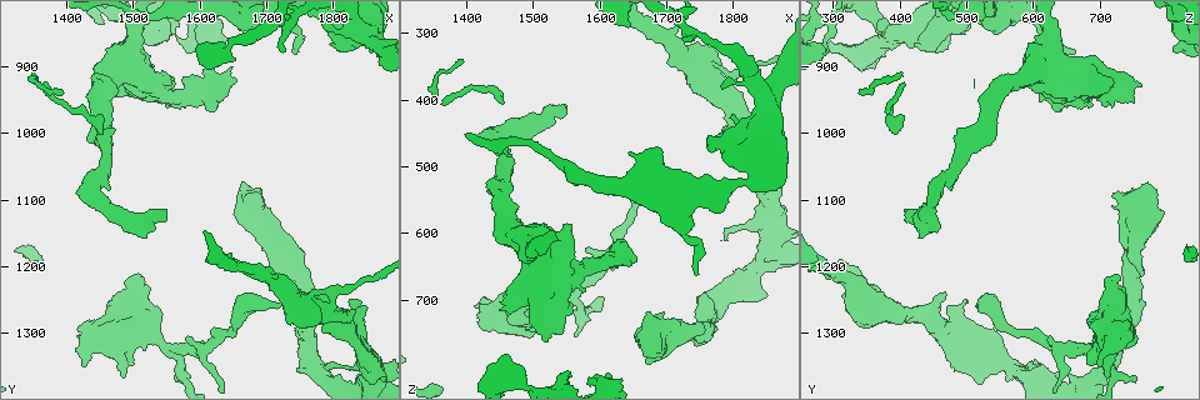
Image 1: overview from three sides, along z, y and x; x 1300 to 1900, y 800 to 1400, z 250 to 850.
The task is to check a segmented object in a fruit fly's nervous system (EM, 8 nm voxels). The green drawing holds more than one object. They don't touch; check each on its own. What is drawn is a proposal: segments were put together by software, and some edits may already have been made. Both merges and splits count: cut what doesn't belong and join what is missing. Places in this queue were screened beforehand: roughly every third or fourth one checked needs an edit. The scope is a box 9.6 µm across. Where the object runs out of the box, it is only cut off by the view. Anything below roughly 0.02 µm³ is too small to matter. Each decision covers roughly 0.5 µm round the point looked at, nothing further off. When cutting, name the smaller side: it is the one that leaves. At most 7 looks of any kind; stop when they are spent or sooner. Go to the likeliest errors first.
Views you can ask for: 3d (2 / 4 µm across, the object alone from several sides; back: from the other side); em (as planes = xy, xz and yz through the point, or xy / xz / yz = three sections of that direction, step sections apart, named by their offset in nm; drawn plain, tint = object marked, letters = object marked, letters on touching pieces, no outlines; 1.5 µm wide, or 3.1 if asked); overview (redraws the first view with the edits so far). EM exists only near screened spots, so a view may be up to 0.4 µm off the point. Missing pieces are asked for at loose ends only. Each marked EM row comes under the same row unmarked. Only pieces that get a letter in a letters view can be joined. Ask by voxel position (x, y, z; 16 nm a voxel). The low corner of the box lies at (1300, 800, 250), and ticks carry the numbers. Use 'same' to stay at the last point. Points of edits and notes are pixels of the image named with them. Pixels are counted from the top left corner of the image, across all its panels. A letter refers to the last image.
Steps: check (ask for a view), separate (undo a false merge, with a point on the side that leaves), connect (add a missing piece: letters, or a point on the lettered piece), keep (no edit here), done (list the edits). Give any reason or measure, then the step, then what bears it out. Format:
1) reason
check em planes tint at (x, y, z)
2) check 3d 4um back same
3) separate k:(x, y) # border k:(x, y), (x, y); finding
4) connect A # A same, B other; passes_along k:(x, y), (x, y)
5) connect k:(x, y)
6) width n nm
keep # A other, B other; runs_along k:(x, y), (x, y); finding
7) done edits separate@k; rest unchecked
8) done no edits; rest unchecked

thick end
check 3d 2um at (1545, 1135, 405)

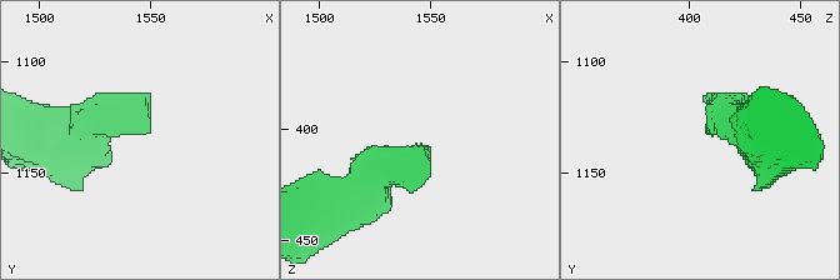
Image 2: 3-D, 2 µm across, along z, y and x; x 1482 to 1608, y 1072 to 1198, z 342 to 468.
now the EM
check em planes letters at (1547, 1131, 407)

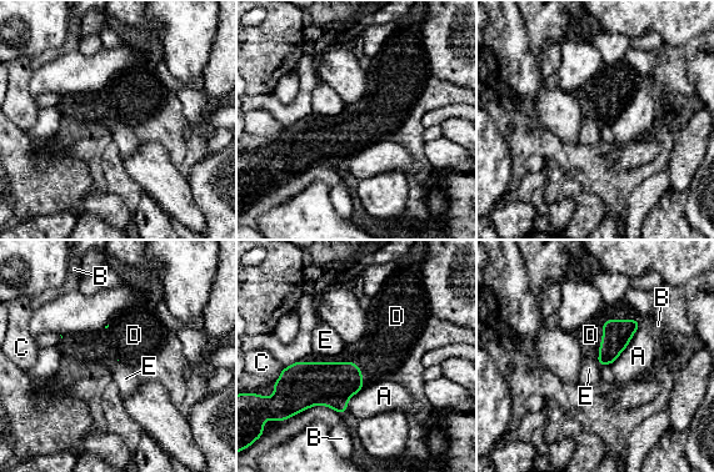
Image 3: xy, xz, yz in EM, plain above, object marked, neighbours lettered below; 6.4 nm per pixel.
connect D # A other, B other, C other, D same, E other; the cell continues

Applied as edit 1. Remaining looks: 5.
arms part here
check 3d 2um back at (1780, 1355, 710)

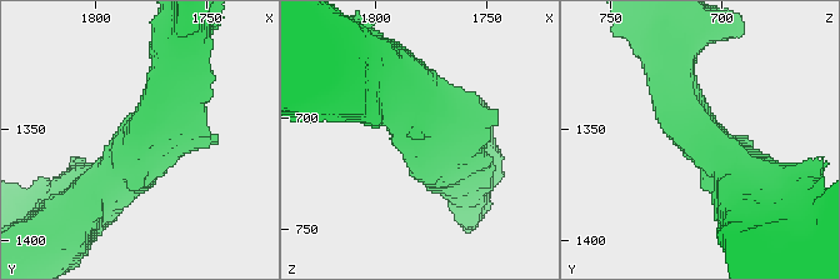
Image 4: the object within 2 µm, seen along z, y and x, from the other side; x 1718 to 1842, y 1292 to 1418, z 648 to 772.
shape alone is not enough
check em yz step 8 letters at (1779, 1353, 710)

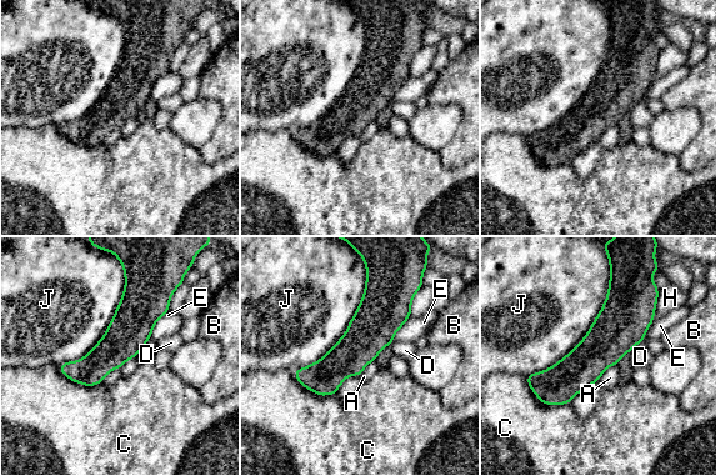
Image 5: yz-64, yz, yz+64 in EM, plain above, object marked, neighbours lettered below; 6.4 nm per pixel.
longest_contact J 850 nm
keep # A other, B other, C other, D other, E other, H other, J other; runs_along 5:(615, 285), (615, 330), (545, 400); continuous, no second cell

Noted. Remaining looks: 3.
stops while still wide
check 3d 4um at (1465, 915, 720)

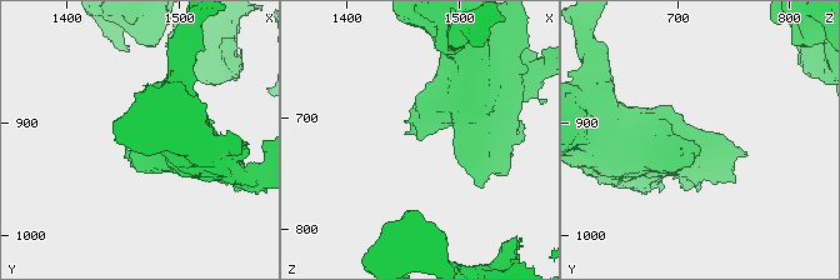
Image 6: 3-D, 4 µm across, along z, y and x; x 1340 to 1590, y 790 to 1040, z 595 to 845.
check em xy step 4 tint at (1462, 920, 718)

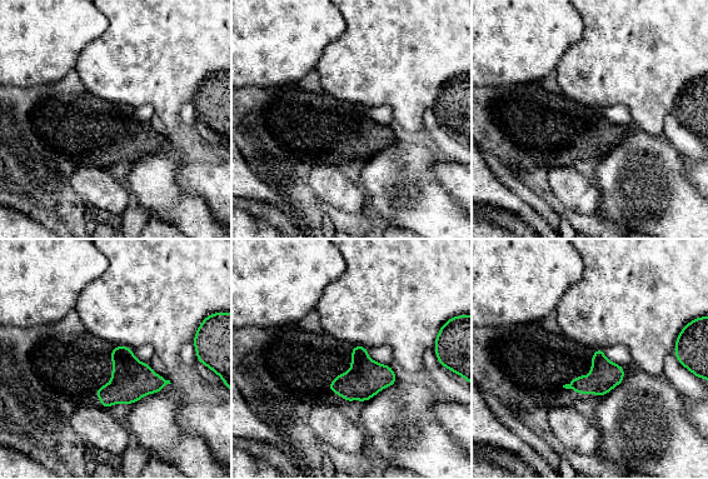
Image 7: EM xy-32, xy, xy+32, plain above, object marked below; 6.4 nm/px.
see the neighbours
check em xy step 4 letters same

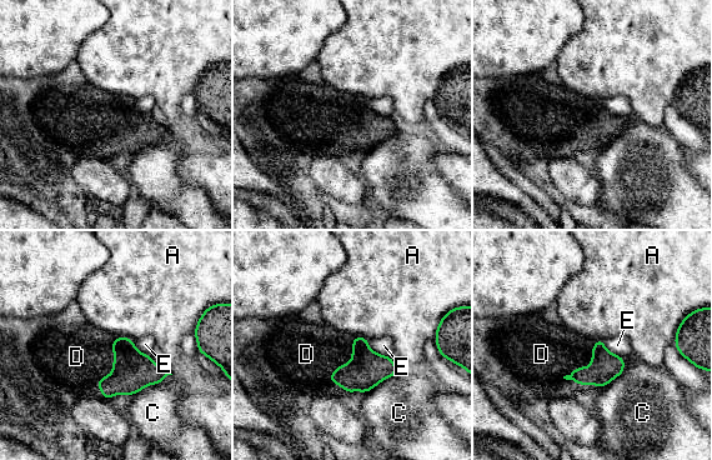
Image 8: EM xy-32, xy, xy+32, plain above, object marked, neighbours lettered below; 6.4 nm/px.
connect D # A other, C other, D same, E other; passes_along 8:(605, 366), (588, 365), (552, 351); the cell continues

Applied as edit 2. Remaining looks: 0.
done edits connect@3, connect@8; rest unchecked

